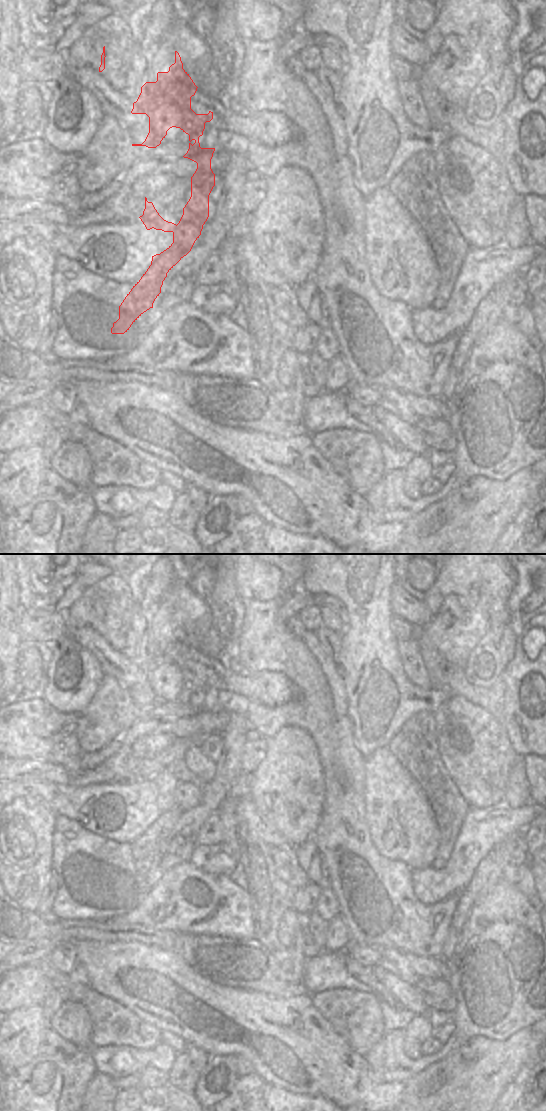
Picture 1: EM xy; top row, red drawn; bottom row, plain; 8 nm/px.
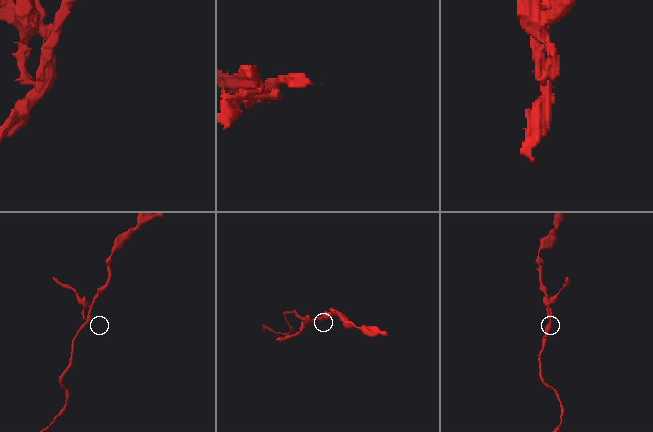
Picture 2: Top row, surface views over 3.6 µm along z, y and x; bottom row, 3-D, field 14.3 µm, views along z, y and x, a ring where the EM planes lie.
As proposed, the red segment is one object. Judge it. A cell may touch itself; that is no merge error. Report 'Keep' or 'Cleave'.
Cleave.

